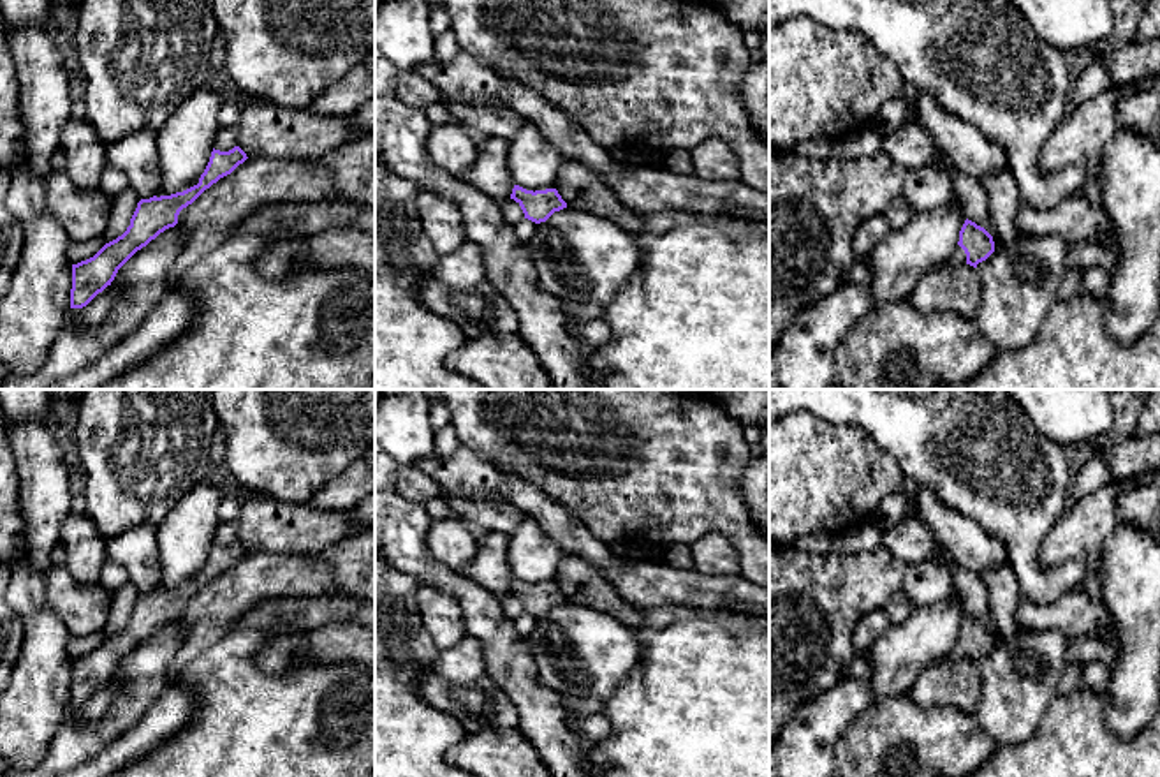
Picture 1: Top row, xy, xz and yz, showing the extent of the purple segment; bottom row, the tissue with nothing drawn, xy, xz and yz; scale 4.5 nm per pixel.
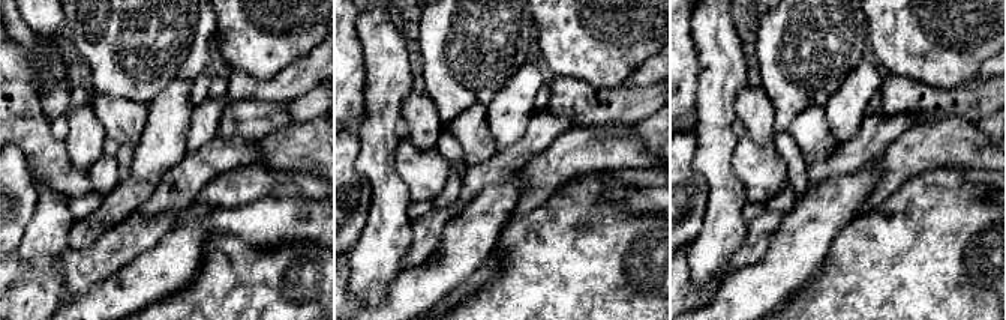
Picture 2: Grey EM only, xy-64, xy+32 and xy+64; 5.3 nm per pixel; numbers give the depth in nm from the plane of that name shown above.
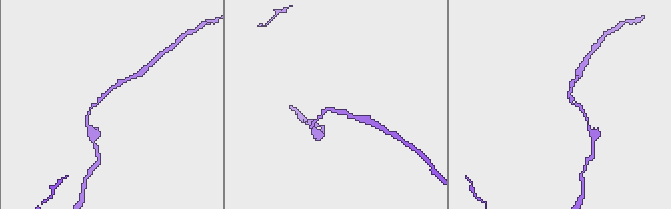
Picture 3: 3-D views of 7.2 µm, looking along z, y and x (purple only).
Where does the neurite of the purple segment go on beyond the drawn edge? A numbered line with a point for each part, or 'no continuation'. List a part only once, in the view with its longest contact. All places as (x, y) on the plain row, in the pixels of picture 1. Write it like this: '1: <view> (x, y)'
1: yz (958, 651)

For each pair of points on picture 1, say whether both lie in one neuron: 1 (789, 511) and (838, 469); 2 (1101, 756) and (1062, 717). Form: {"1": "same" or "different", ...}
{"1": "same", "2": "same"}

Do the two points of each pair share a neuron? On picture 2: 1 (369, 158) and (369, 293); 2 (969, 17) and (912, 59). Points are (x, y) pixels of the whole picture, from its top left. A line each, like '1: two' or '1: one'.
1: one
2: one

